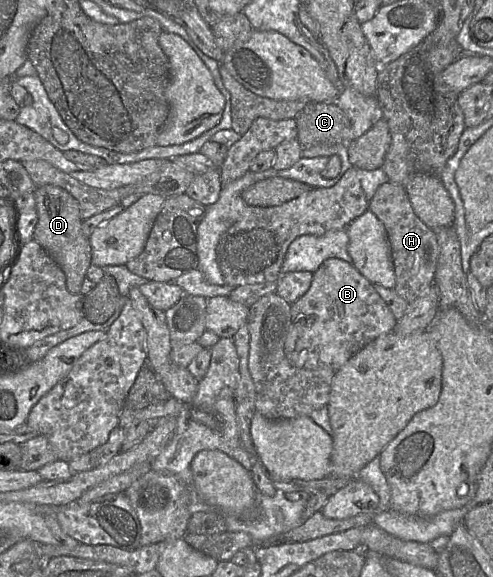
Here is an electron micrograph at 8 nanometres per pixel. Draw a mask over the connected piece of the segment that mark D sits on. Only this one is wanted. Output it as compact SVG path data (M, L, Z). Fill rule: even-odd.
M42 185L34 189L38 222L33 239L59 265L66 276L66 286L70 293L80 294L86 272L91 264L92 250L89 237L82 231L83 220L77 200L65 189L54 185Z

